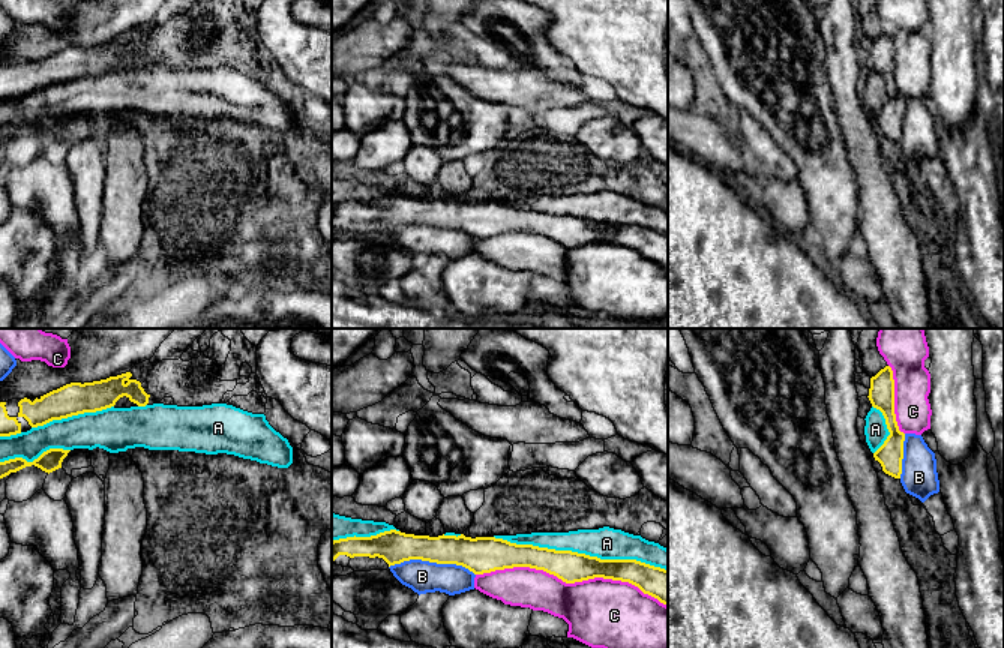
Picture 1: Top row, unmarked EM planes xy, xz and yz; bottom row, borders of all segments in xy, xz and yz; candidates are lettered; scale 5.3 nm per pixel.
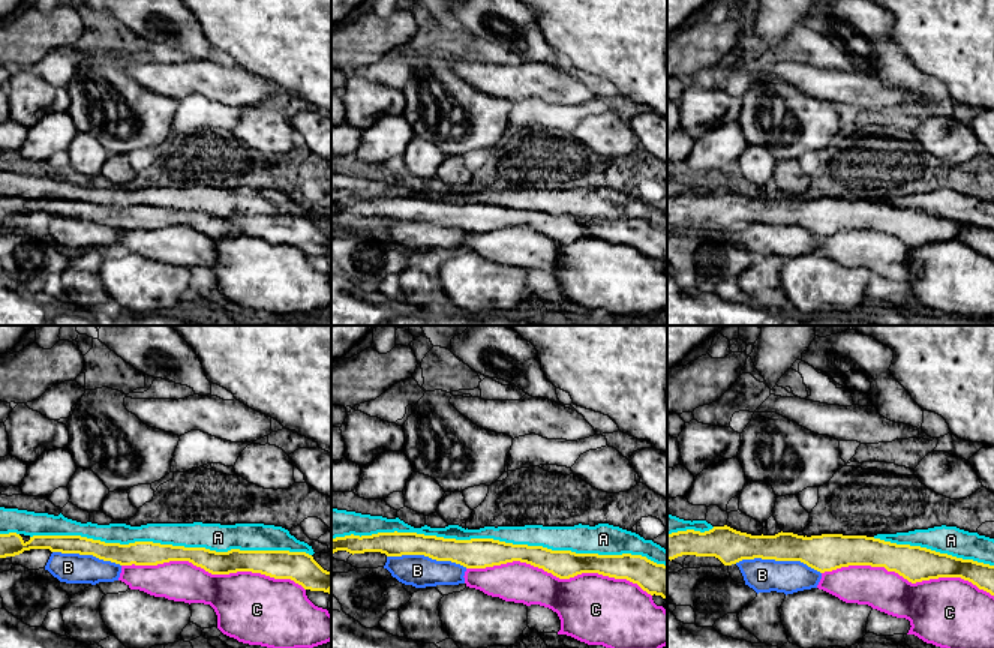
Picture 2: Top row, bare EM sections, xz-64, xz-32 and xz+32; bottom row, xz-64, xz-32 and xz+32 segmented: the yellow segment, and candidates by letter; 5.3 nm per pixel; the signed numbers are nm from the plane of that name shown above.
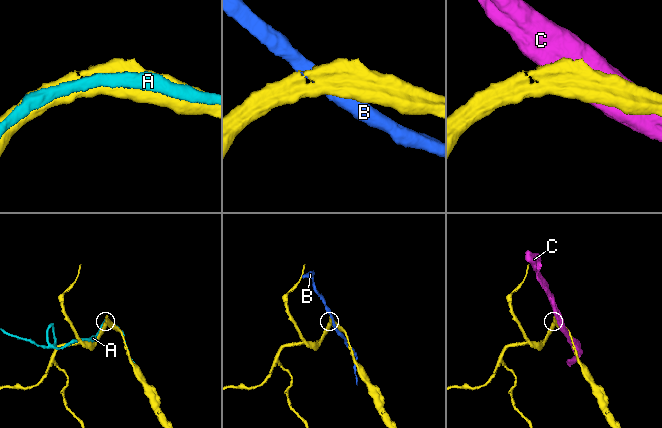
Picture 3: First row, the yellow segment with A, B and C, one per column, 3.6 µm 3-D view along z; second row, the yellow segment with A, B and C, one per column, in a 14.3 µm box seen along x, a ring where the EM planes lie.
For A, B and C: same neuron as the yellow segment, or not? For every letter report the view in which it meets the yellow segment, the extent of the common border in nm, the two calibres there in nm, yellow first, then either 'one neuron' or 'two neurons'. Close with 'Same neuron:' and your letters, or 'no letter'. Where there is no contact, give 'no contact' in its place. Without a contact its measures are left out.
A: meets yellow in xz; contact 950 nm long; 170 nm thick on the yellow side, 180 nm on the other; one neuron
B: meets yellow in xz; contact 460 nm long; 180 nm thick on the yellow side, 180 nm on the other; two neurons
C: meets yellow in xz; contact 1050 nm long; 170 nm thick on the yellow side, 380 nm on the other; two neurons
Same neuron: A

